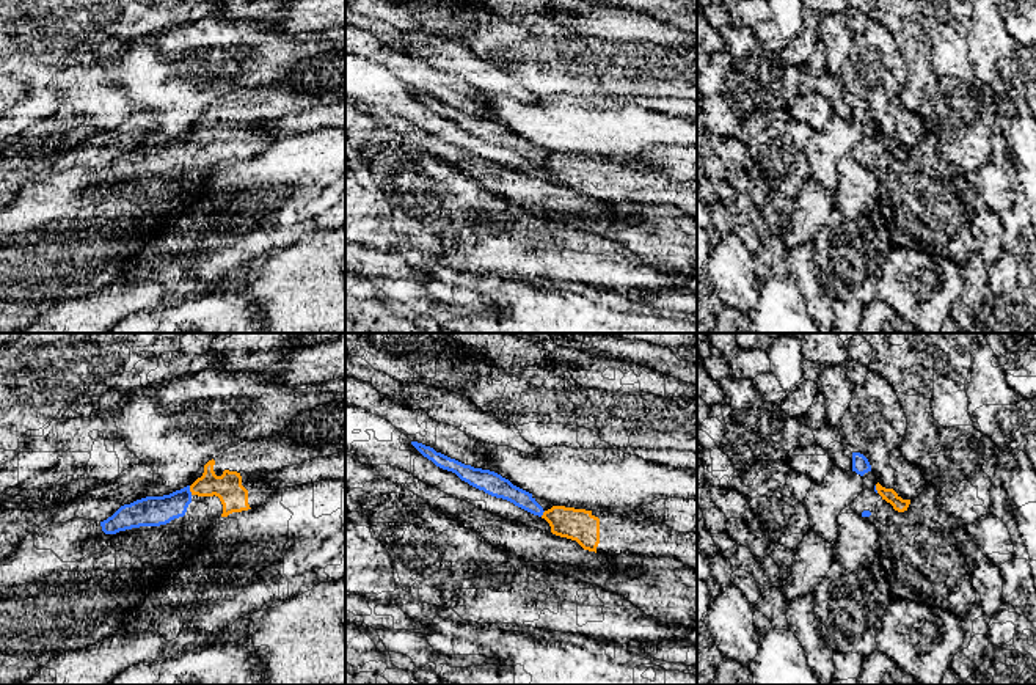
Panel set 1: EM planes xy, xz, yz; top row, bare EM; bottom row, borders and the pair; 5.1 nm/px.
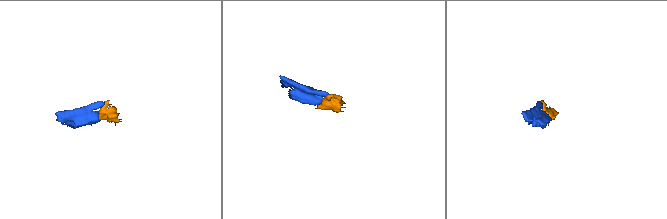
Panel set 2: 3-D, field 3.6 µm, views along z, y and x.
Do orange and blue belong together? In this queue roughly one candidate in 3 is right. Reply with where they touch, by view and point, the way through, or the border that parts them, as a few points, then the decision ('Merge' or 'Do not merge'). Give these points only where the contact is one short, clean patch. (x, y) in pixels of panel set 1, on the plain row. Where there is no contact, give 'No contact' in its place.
Touches orange at xy (190, 139). Path across: xy (228, 135), (190, 139), (173, 154), (153, 159). Merge

